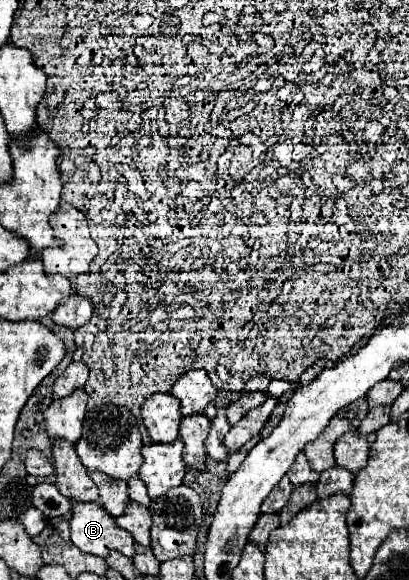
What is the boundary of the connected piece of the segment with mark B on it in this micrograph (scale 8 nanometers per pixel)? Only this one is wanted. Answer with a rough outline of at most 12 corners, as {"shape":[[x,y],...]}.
{"shape":[[73,503],[71,541],[107,559],[135,555],[131,533],[99,503]]}

